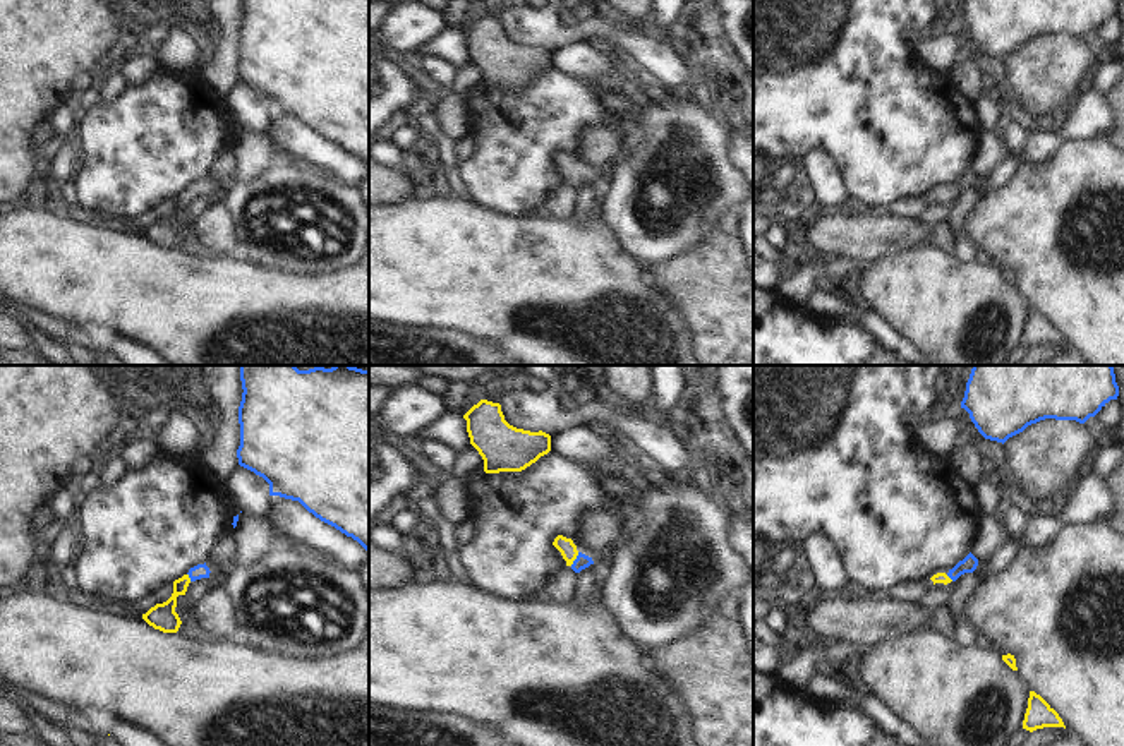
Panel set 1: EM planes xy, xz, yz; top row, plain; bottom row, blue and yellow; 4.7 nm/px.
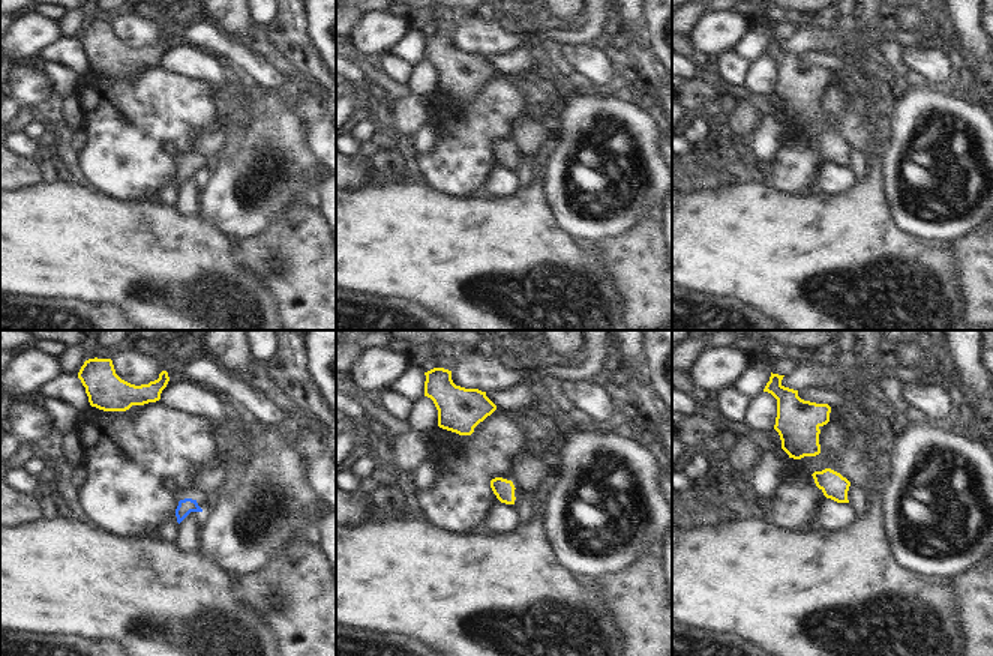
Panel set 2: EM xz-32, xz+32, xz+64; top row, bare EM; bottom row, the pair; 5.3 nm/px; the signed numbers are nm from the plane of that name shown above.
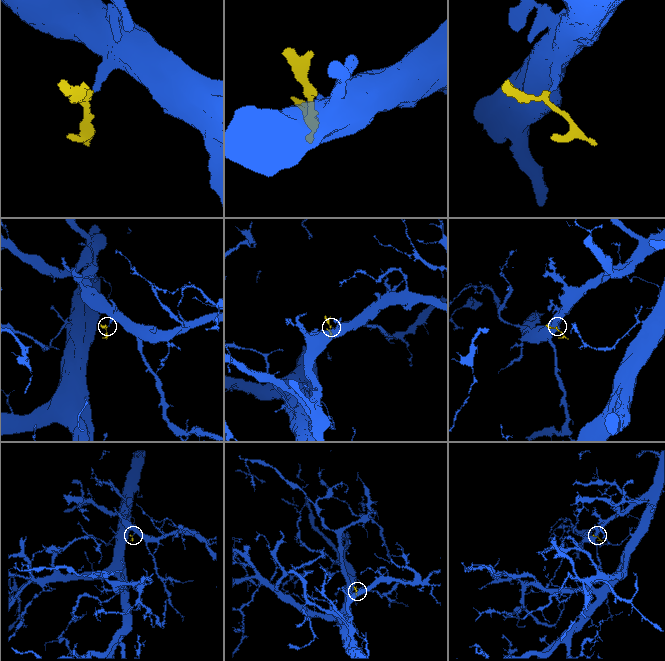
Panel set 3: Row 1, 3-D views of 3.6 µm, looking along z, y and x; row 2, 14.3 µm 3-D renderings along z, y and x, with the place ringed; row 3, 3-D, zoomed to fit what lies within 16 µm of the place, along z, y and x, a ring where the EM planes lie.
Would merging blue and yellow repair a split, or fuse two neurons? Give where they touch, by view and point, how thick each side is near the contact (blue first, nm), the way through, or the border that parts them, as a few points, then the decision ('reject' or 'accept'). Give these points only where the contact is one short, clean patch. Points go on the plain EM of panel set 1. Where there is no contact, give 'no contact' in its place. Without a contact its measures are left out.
contact xz (575, 175); calibres 70 and 80 nm; way xz (582, 177), (575, 175), (565, 162); accept

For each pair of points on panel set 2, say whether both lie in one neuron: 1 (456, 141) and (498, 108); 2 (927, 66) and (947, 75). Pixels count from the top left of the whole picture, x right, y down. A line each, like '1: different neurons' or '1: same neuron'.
1: same neuron
2: same neuron

